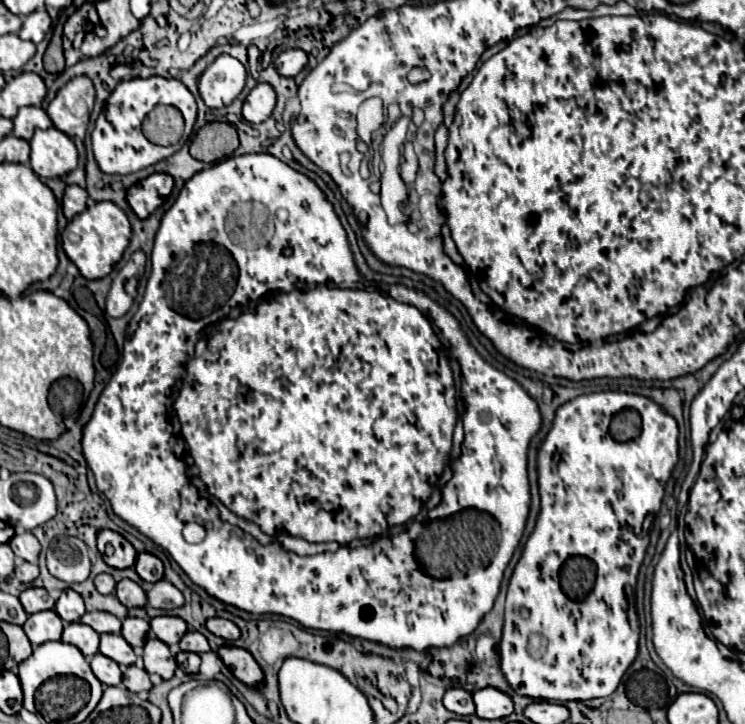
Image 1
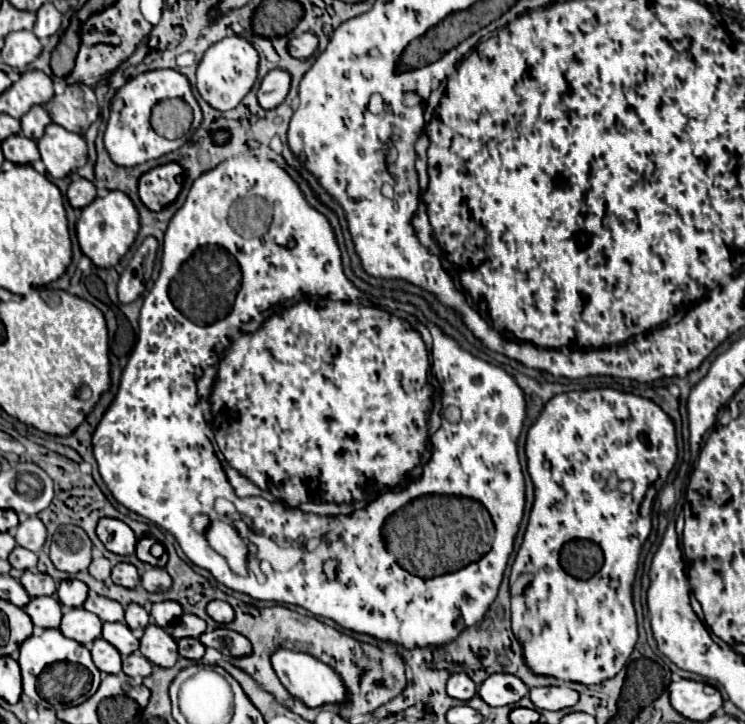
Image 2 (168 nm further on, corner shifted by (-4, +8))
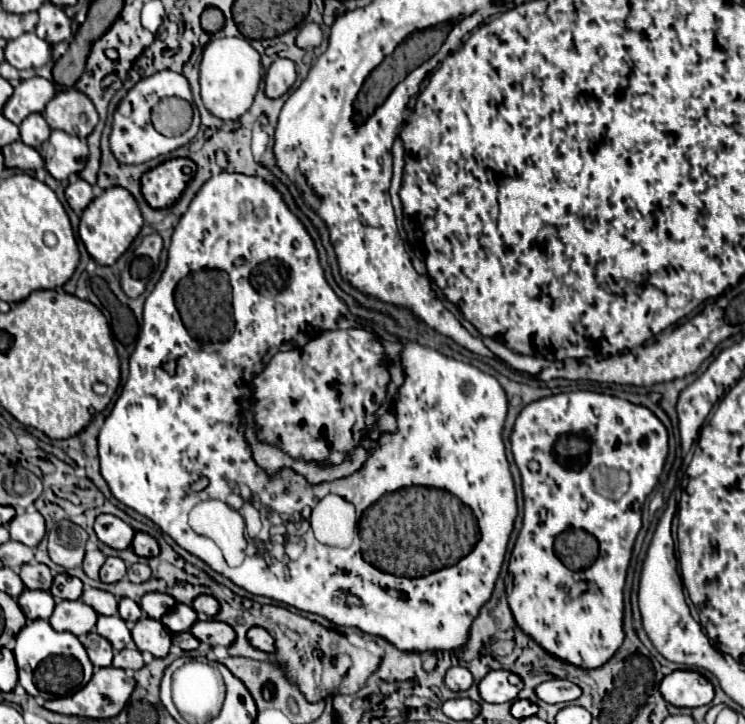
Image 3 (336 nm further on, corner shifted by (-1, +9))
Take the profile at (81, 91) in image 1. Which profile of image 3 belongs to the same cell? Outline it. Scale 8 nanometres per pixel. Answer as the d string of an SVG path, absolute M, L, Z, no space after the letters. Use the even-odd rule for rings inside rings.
M75 88L57 92L57 96L47 104L43 116L51 130L63 130L81 140L87 140L99 122L93 102Z

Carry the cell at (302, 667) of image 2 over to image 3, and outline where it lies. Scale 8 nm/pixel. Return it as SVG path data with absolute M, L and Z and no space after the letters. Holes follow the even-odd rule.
M253 626L253 628L249 628L249 632L247 632L247 640L249 640L255 648L259 648L259 650L275 652L271 634L269 634L265 628L261 628L261 626Z

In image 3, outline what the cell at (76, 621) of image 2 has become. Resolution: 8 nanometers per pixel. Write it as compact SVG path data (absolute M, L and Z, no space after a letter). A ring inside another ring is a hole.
M61 600L57 602L49 624L57 632L71 632L75 636L89 634L97 622L97 612L83 600Z

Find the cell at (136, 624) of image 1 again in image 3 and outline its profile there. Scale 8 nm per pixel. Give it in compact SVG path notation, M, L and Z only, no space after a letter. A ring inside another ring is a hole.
M121 598L119 600L119 616L125 620L125 622L137 622L141 616L143 616L143 610L141 610L141 606L135 602L135 600L131 600L131 598Z

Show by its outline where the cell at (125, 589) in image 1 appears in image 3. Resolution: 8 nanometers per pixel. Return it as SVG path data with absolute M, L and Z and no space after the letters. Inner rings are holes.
M107 558L103 568L101 568L101 582L117 582L125 576L127 568L125 568L125 562L121 558Z

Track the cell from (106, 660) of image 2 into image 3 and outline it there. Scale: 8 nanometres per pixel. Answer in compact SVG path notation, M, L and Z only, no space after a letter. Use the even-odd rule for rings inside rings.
M89 632L83 638L83 646L85 646L87 654L89 654L89 660L95 666L111 666L113 648L111 648L111 644L103 636L99 636L97 632Z

